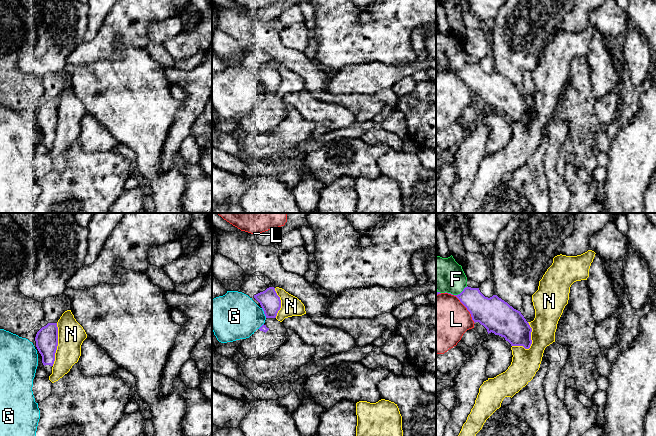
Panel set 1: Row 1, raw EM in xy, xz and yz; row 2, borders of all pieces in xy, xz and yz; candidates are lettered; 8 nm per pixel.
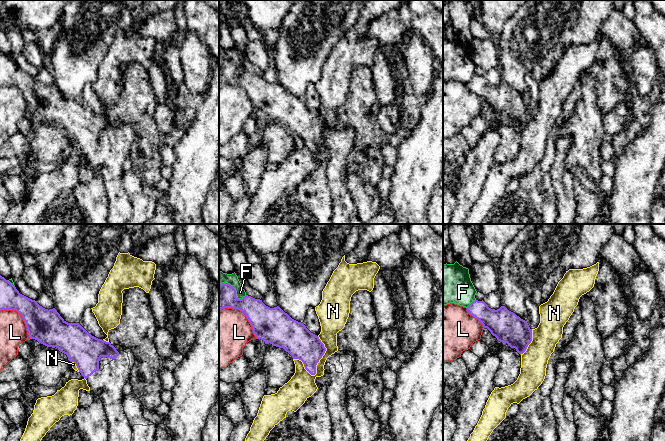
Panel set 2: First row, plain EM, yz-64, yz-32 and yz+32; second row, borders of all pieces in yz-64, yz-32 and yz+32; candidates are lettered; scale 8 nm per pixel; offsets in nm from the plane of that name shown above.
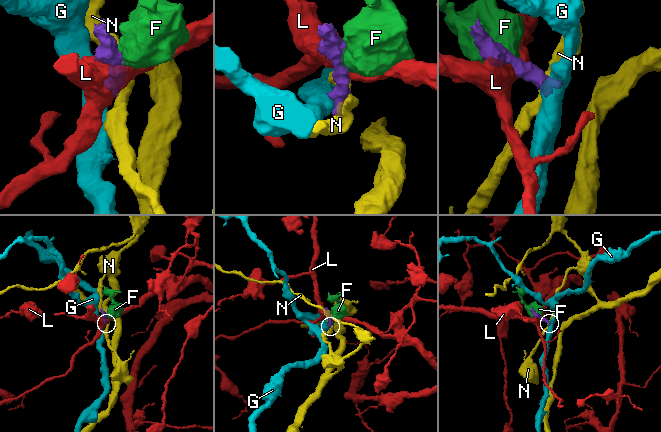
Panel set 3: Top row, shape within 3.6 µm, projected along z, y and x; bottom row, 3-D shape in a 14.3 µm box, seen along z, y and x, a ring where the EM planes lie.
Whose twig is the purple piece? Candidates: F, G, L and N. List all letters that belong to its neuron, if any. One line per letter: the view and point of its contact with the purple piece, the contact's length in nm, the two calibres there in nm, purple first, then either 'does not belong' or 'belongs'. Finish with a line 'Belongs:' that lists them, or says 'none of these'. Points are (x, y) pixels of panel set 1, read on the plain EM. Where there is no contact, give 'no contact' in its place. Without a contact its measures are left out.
F: yz (455, 71) | 200 nm | 200/280 nm | does not belong
G: xz (264, 89) | 90 nm | 160/380 nm | does not belong
L: yz (463, 80) | 340 nm | 240/440 nm | does not belong
N: yz (531, 119) | 240 nm | 240/220 nm | does not belong
Belongs: none of these

